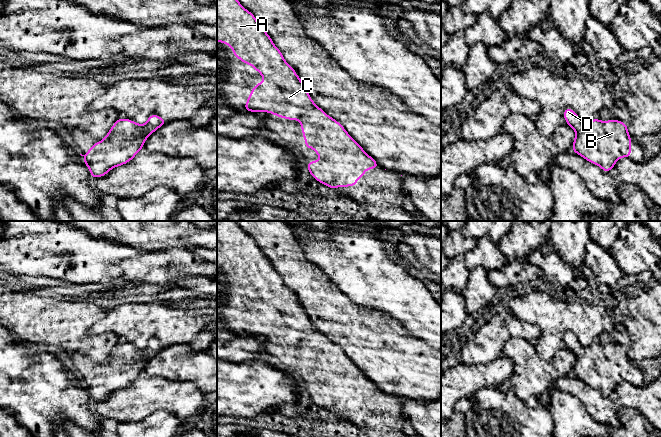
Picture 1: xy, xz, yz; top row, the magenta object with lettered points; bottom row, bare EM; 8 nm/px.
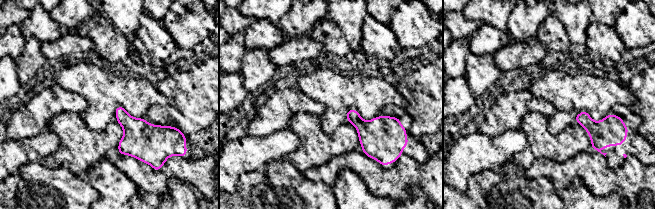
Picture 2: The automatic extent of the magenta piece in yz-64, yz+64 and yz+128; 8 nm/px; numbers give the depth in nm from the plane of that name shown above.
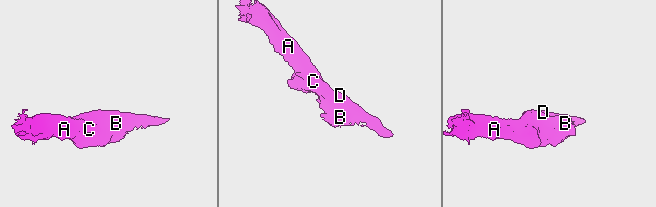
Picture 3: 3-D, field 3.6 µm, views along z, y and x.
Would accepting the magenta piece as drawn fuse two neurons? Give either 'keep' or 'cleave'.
keep

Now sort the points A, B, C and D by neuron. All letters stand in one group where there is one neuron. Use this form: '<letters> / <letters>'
A B C D

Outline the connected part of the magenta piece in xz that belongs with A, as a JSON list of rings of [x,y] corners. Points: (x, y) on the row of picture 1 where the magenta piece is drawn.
[[[217,0],[217,42],[230,46],[235,58],[240,59],[247,65],[253,66],[264,78],[264,81],[256,83],[249,93],[249,98],[244,105],[245,111],[254,113],[268,112],[287,120],[300,121],[302,135],[305,139],[305,148],[312,148],[321,158],[319,161],[307,162],[309,174],[314,179],[332,190],[335,190],[336,187],[352,187],[357,186],[356,183],[359,178],[365,176],[365,170],[377,169],[379,167],[375,159],[363,150],[362,146],[347,133],[346,129],[338,121],[328,116],[325,111],[314,103],[294,68],[285,61],[282,52],[275,46],[271,37],[263,29],[256,17],[245,9],[238,0]]]

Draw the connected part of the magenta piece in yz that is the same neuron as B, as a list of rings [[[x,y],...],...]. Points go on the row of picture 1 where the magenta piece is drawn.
[[[572,108],[563,110],[567,125],[575,131],[572,152],[590,163],[596,164],[604,172],[614,168],[622,158],[631,158],[631,139],[625,122],[611,119],[601,121],[595,118],[583,122]]]

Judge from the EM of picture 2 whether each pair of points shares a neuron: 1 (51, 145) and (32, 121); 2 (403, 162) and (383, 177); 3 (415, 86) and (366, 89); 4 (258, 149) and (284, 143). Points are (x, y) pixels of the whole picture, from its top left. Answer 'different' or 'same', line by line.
1: different
2: same
3: different
4: same

